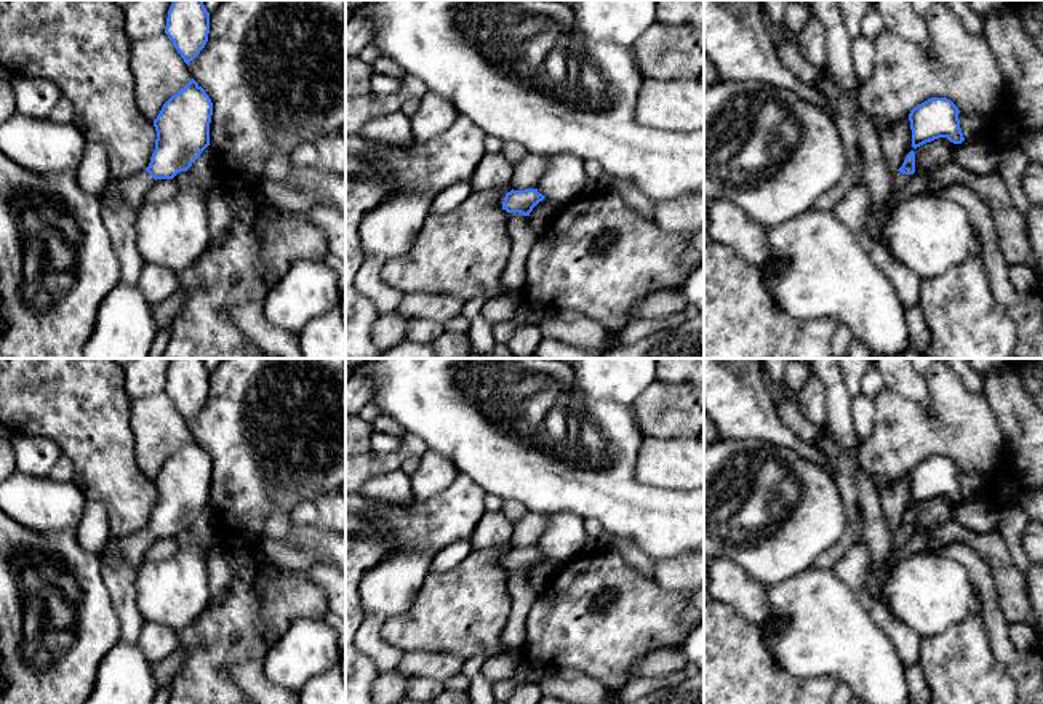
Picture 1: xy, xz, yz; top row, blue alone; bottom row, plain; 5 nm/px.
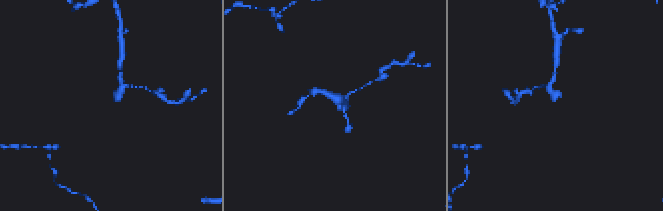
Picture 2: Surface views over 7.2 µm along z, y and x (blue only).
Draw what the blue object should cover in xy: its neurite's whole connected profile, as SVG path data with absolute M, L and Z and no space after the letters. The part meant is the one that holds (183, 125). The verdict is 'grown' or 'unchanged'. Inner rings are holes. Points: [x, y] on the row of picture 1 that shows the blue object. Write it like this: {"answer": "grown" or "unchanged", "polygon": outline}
{"answer": "grown", "polygon": "M192 78L163 104L154 120L157 139L149 166L141 173L107 184L98 194L101 206L110 195L126 206L138 208L146 202L146 194L157 179L173 179L178 173L187 171L210 146L211 115L210 96Z"}

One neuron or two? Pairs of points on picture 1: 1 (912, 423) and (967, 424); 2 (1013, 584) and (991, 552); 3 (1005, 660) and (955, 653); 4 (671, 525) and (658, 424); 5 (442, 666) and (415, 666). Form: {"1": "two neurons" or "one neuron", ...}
{"1": "one neuron", "2": "one neuron", "3": "two neurons", "4": "two neurons", "5": "one neuron"}

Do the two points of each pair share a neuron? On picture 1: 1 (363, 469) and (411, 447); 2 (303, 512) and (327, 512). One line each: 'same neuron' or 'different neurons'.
1: same neuron
2: same neuron

